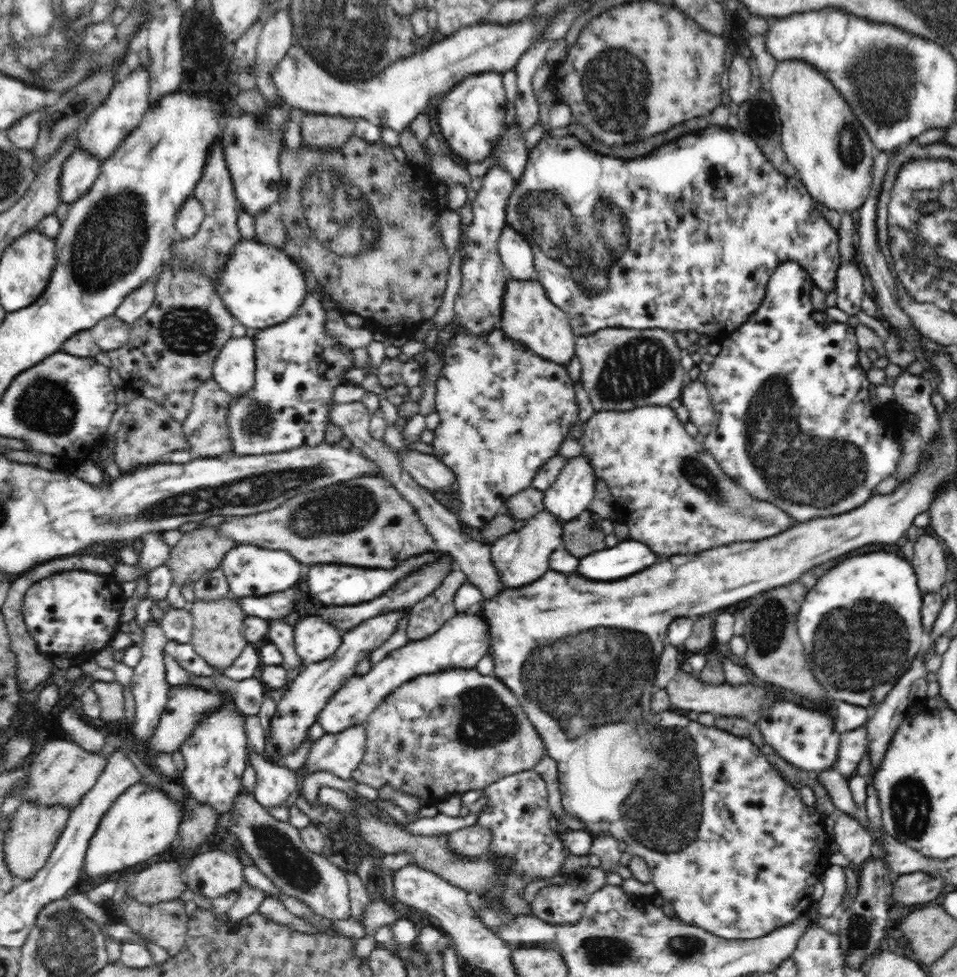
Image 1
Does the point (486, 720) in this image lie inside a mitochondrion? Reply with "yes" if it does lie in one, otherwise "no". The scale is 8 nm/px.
yes

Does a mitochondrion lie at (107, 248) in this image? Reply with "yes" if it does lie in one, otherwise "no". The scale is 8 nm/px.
yes

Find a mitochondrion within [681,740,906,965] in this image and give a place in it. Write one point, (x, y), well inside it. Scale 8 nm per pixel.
(859, 929)

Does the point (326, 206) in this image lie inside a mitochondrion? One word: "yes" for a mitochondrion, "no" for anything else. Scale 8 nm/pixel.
yes

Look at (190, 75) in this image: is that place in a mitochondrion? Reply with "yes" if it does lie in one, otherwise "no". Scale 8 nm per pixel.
no

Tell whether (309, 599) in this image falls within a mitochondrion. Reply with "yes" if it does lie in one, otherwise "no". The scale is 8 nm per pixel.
no

